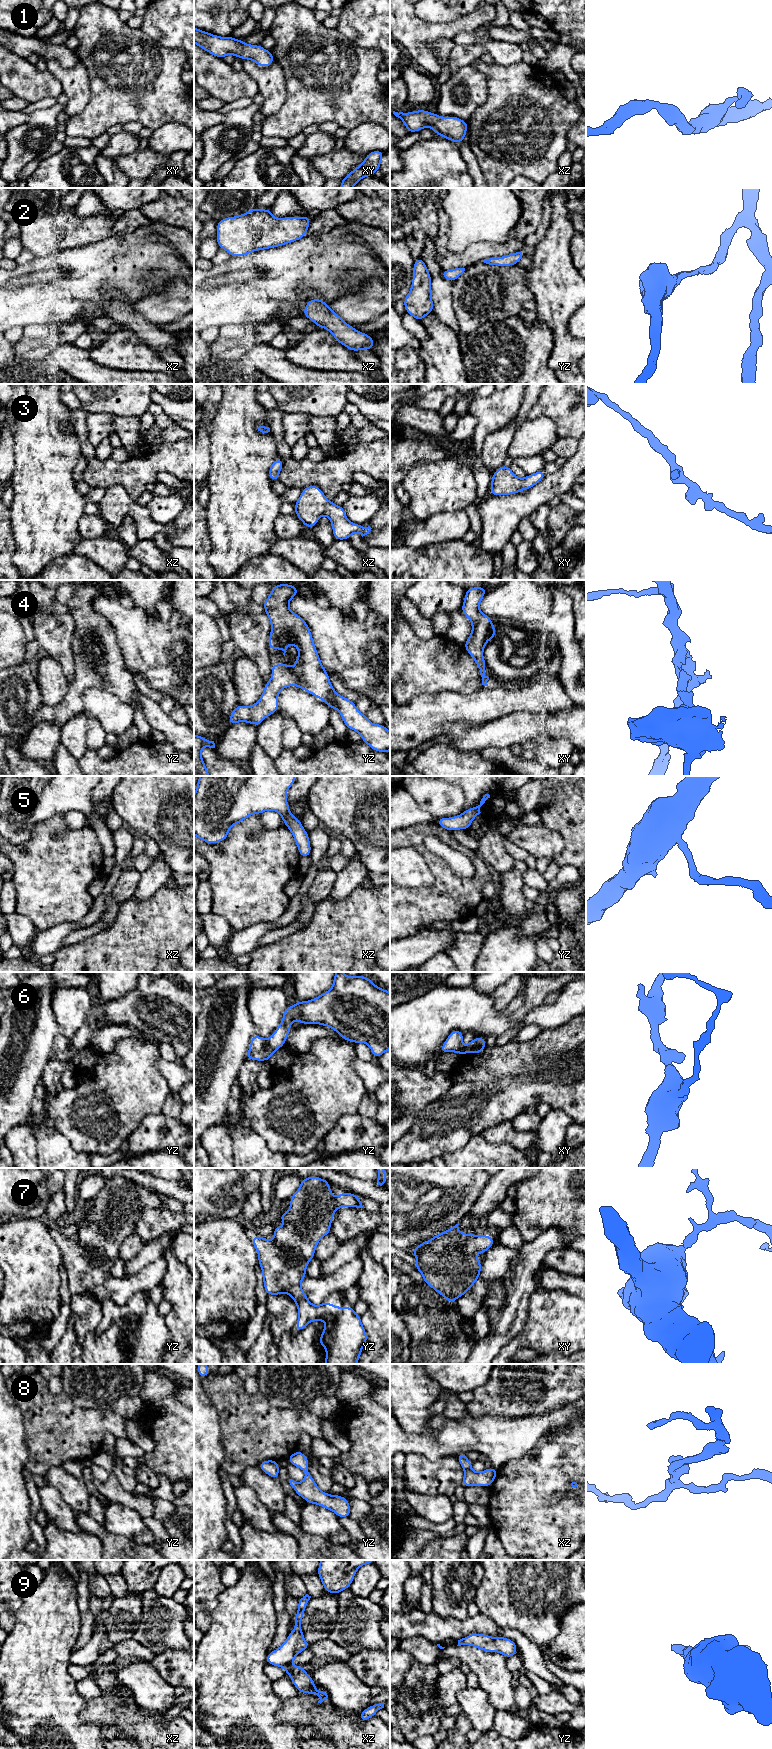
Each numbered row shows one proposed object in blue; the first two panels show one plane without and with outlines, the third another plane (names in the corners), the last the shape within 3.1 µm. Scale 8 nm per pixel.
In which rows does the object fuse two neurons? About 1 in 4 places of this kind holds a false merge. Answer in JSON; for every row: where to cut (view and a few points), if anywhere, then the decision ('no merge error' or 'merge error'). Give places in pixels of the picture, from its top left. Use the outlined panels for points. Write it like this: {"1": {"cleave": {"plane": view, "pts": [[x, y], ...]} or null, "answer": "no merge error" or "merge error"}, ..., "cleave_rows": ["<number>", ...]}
{"1": {"cleave": null, "answer": "no merge error"}, "2": {"cleave": null, "answer": "no merge error"}, "3": {"cleave": null, "answer": "no merge error"}, "4": {"cleave": null, "answer": "no merge error"}, "5": {"cleave": null, "answer": "no merge error"}, "6": {"cleave": null, "answer": "no merge error"}, "7": {"cleave": null, "answer": "no merge error"}, "8": {"cleave": null, "answer": "no merge error"}, "9": {"cleave": null, "answer": "no merge error"}, "cleave_rows": []}

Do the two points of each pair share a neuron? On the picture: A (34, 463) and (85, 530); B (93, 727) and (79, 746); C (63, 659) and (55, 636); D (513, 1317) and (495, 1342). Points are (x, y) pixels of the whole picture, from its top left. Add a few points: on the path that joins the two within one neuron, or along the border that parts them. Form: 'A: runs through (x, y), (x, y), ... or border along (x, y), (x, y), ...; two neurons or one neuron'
A: border along (84, 514), (78, 521), (79, 536); two neurons
B: border along (88, 717), (87, 748); two neurons
C: runs through (63, 653), (57, 642); one neuron
D: runs through (508, 1323), (498, 1336); one neuron

